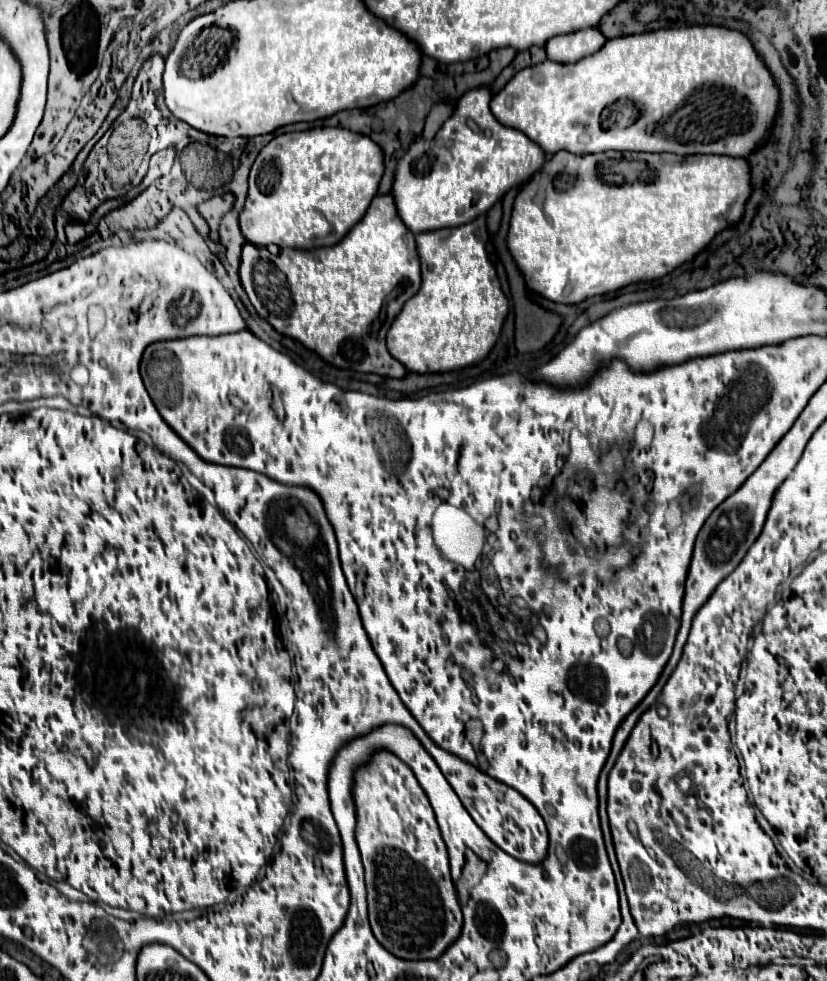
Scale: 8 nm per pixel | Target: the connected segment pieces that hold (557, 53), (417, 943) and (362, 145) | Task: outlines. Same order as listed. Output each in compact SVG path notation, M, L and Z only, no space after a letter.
M581 29L565 35L557 35L547 41L547 57L559 63L575 63L587 55L593 55L605 45L605 37L597 29Z
M375 751L373 759L369 759L369 763L365 763L361 769L357 769L355 773L355 785L353 785L353 799L355 799L355 807L357 807L357 845L363 857L363 867L365 867L365 883L367 883L367 903L369 903L369 923L373 929L375 939L395 957L401 959L409 959L409 961L423 961L423 959L437 959L443 955L443 951L461 935L461 927L463 927L463 913L461 913L461 905L457 901L457 889L453 885L451 879L451 869L449 869L449 855L445 851L445 841L441 839L441 831L437 827L437 819L433 815L433 807L429 807L429 799L425 795L425 791L421 791L421 785L417 783L417 777L413 775L413 771L401 763L401 759L397 759L397 755L393 755L391 751Z
M315 127L301 133L283 133L261 149L249 175L249 195L239 215L243 237L257 245L279 245L291 249L317 249L339 243L347 231L361 221L383 175L383 153L365 135L341 127Z

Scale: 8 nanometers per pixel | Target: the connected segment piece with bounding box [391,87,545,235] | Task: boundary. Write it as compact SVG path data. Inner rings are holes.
M491 87L467 91L435 139L415 139L399 159L391 195L397 213L411 233L459 227L489 211L509 189L537 173L545 153L527 135L501 125L489 111Z

